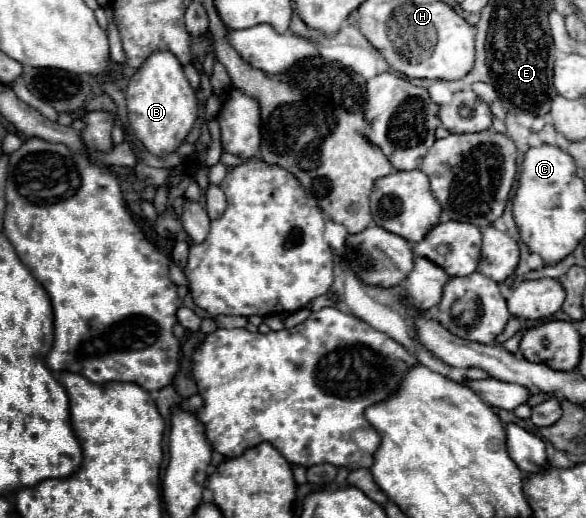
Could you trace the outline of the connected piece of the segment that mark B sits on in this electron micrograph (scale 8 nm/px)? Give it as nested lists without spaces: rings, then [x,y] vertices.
[[[154,51],[130,77],[126,89],[126,105],[134,135],[154,155],[172,153],[190,133],[198,111],[194,89],[190,87],[180,61],[170,51]]]

